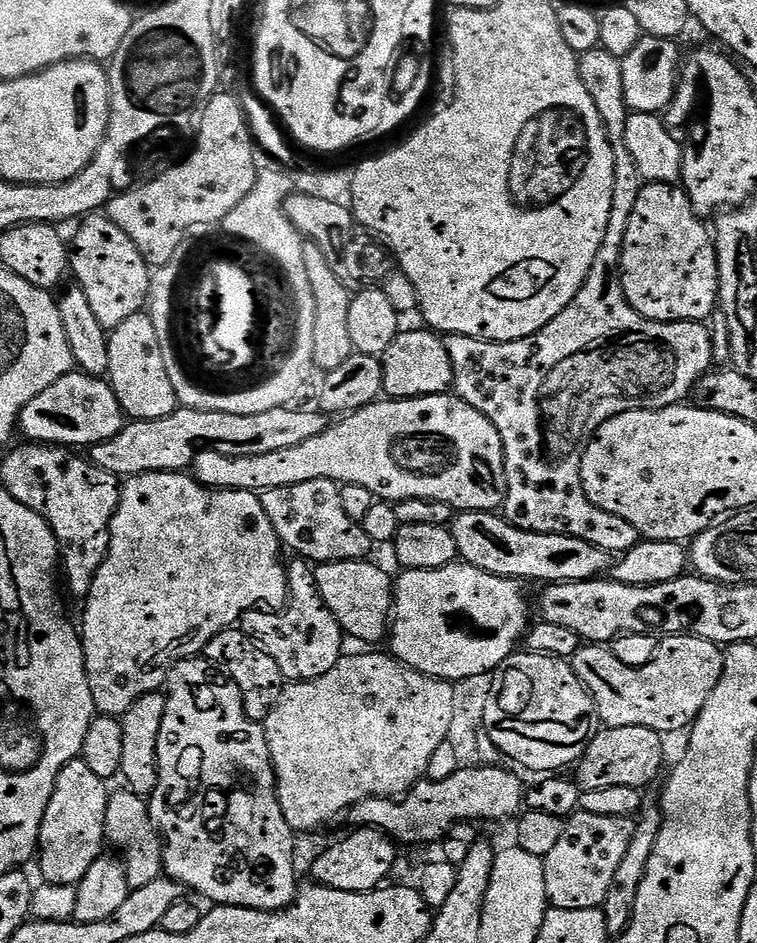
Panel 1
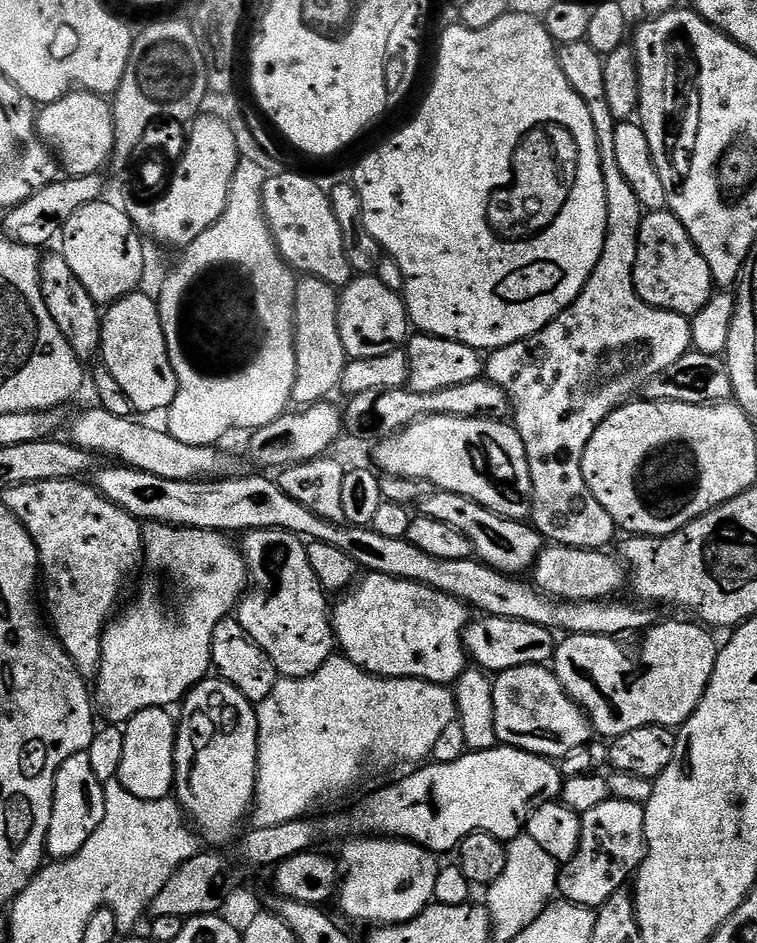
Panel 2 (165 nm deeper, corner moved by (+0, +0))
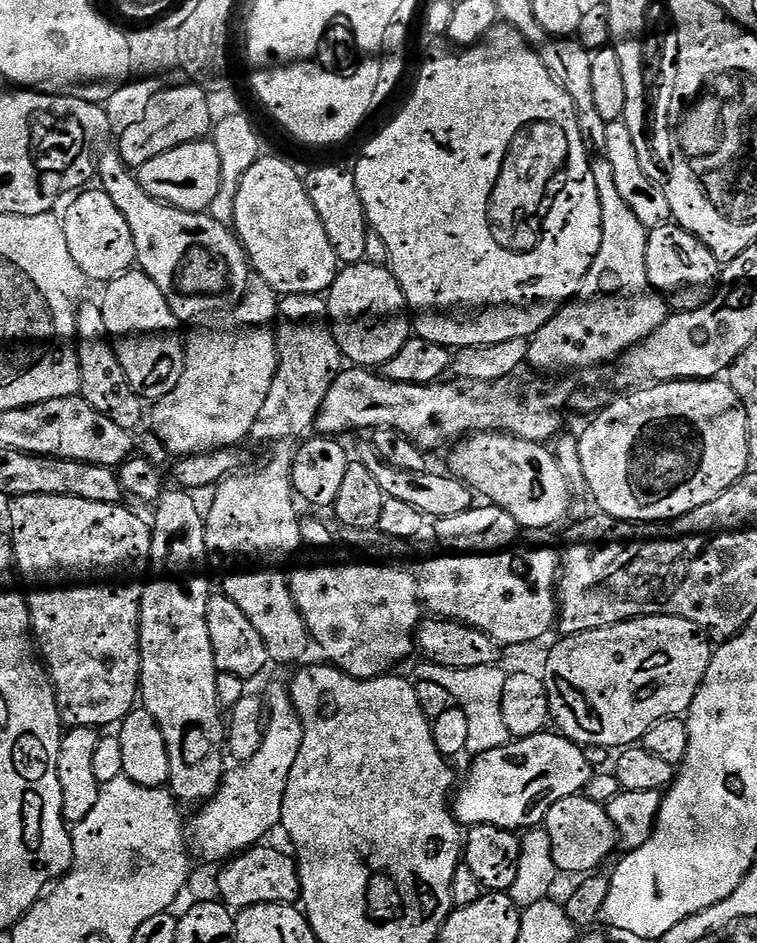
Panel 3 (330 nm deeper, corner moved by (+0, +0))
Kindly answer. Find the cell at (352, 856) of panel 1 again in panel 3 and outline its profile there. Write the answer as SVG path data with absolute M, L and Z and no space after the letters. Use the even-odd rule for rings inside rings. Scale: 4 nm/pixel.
M257 846L229 859L220 872L220 896L229 909L243 910L259 904L291 904L301 899L300 874L296 861L287 851Z

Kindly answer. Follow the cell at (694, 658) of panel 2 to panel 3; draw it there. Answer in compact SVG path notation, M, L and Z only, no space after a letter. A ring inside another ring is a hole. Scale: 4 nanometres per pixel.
M638 616L634 620L625 620L623 624L612 624L608 628L599 628L593 632L579 632L577 636L564 636L561 641L561 644L553 646L552 653L549 654L548 661L544 664L544 672L542 671L544 688L548 692L548 711L554 724L556 720L557 726L555 725L555 727L563 735L574 743L587 746L589 749L616 748L615 750L623 750L643 741L644 735L658 722L683 717L691 706L693 698L696 697L700 683L704 681L704 675L710 666L714 651L713 645L697 631L689 620L683 620L677 616Z

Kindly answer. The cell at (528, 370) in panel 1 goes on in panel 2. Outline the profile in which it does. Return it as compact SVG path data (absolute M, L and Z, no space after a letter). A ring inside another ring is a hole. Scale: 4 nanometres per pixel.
M587 40L559 45L558 55L562 74L574 86L574 90L586 102L594 118L596 141L600 147L600 165L606 182L606 206L608 207L608 229L598 258L598 266L590 274L586 286L576 301L564 312L559 312L542 330L525 340L514 342L505 348L497 348L487 357L486 378L498 386L510 401L510 420L526 446L526 458L530 462L532 475L532 514L530 523L545 541L565 548L607 549L608 543L618 535L614 518L590 494L586 478L582 474L582 458L594 430L617 408L623 408L643 389L654 374L662 374L666 366L678 362L692 348L692 321L676 312L664 312L650 306L636 292L632 267L638 254L638 234L642 209L630 182L618 170L618 158L614 158L614 130L617 121L612 119L610 106L606 102L604 89L604 56L594 50Z

